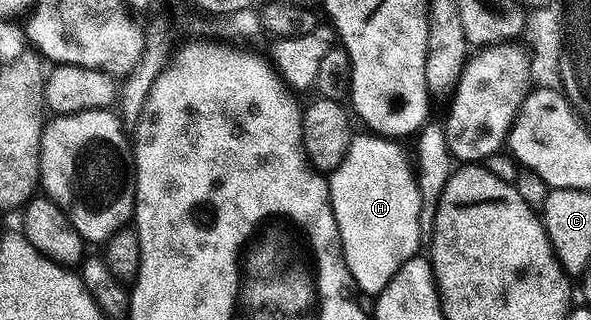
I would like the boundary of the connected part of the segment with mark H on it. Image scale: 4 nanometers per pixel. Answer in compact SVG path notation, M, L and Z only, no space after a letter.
M370 131L362 132L352 136L345 159L329 174L327 186L352 282L360 294L377 295L387 286L389 279L397 275L399 268L420 252L418 232L422 199L418 191L416 170L410 160L407 162L407 153L399 146L402 144L389 137L376 136Z

